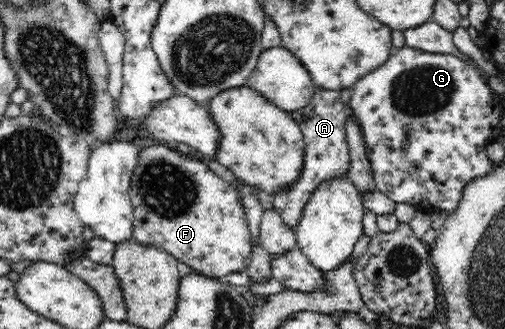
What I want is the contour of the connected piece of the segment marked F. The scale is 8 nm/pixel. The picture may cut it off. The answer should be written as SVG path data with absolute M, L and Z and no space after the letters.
M169 145L145 147L140 151L132 175L130 199L133 205L133 241L163 248L208 278L224 279L229 273L243 271L250 262L253 243L240 195L234 184L216 175L207 164L189 158Z

